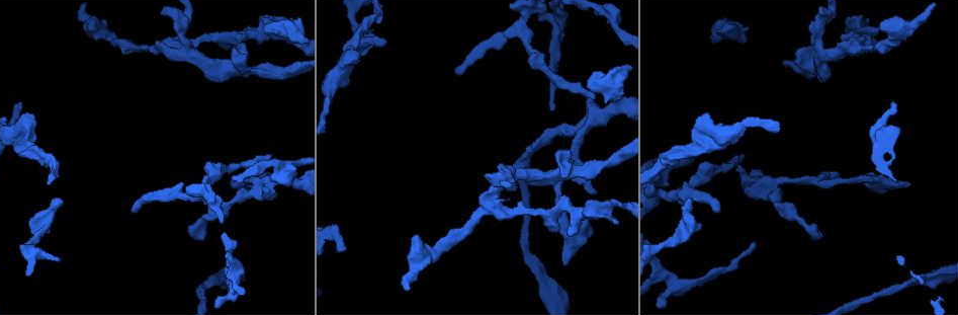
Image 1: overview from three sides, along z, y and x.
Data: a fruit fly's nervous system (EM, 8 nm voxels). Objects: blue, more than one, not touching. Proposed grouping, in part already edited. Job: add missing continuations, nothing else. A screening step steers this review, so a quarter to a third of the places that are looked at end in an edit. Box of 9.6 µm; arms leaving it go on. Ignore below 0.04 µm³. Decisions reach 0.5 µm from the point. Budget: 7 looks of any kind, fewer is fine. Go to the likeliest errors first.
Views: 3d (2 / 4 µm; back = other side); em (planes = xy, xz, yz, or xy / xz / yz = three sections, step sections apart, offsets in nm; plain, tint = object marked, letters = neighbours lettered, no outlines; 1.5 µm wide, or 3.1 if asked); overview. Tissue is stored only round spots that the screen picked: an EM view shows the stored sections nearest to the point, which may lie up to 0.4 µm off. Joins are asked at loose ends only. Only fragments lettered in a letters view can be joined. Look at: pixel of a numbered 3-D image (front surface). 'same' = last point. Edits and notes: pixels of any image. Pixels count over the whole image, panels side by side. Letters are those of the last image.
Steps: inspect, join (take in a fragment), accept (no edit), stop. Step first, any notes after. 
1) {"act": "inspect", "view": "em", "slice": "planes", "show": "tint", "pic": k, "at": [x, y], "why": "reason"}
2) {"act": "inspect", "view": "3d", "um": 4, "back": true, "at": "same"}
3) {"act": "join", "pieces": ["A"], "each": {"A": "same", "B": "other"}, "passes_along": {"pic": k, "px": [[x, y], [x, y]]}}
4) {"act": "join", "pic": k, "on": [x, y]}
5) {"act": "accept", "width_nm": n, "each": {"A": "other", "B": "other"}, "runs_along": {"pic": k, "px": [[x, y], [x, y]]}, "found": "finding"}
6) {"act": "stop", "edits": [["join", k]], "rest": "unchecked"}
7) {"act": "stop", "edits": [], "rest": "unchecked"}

{"act": "inspect", "view": "em", "slice": "planes", "show": "letters", "pic": 1, "at": [343, 243], "why": "an open end"}

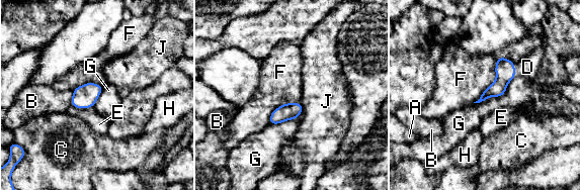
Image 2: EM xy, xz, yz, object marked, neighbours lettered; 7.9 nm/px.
{"act": "join", "pieces": ["D"], "each": {"A": "other", "B": "other", "C": "other", "D": "same", "E": "other", "F": "other", "G": "other", "H": "other", "J": "other"}, "passes_along": {"pic": 2, "px": [[505, 70], [514, 69], [527, 67]]}, "found": "the neuron continues"}

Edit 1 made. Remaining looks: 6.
{"act": "inspect", "view": "overview", "why": "redraw"}

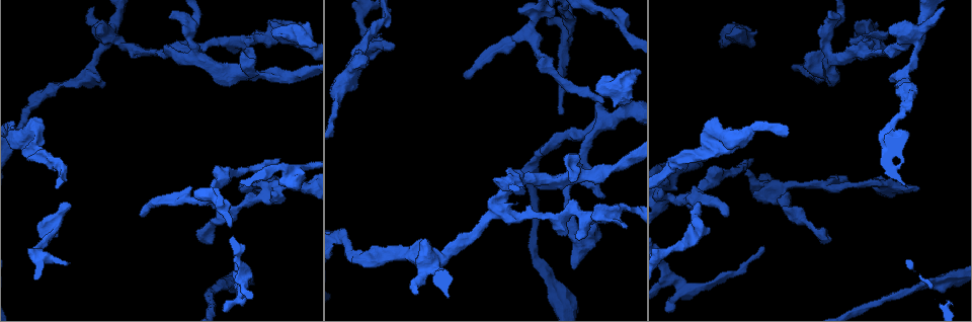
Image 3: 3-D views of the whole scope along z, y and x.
{"act": "inspect", "view": "em", "slice": "xy", "step": 8, "show": "tint", "pic": 3, "at": [878, 25], "why": "branch stops here"}

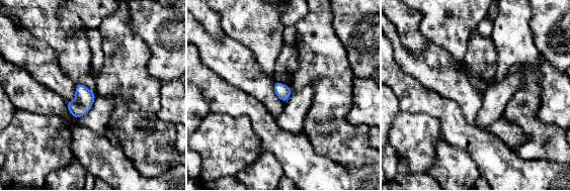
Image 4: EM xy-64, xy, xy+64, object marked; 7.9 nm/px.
{"act": "inspect", "view": "em", "slice": "xy", "step": 8, "show": "letters", "at": "same", "why": "see the neighbours"}

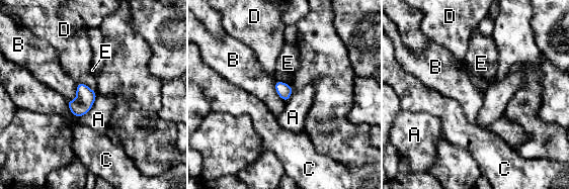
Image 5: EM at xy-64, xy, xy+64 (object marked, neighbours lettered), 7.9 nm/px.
{"act": "accept", "width_nm": 120, "each": {"A": "other", "B": "other", "C": "other", "D": "other", "E": "other"}, "border": {"pic": 5, "px": [[78, 83], [76, 98], [67, 100]]}, "found": "no lettered fragment goes on from it"}

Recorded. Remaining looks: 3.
{"act": "stop", "edits": [["join", 2]], "rest": "unchecked"}

